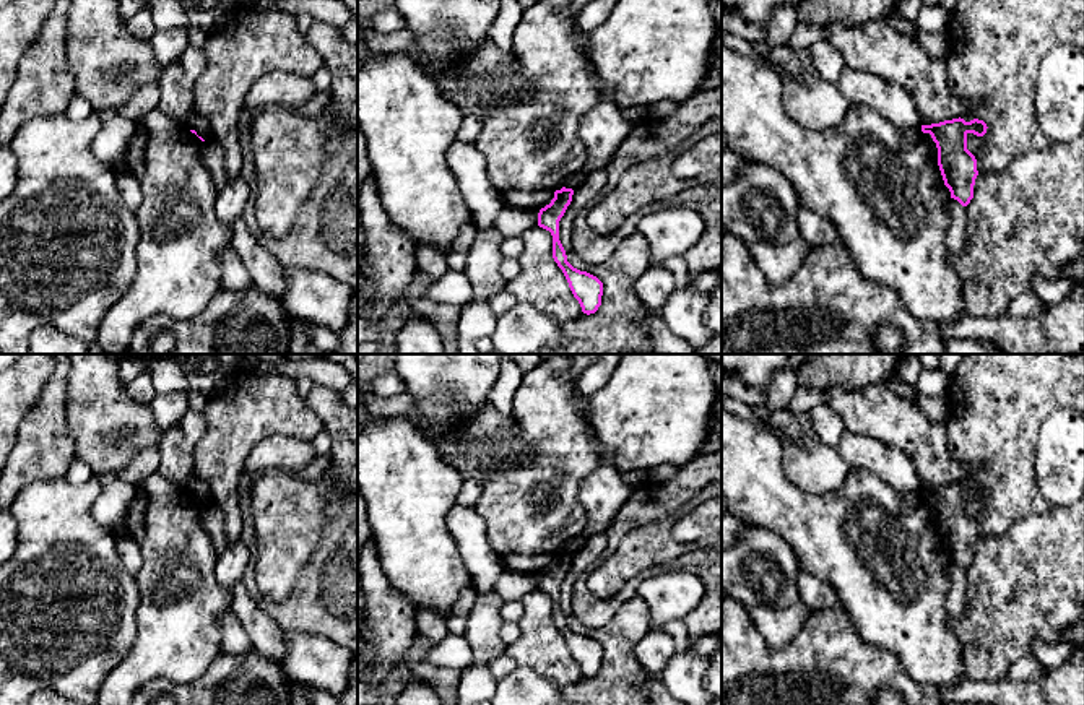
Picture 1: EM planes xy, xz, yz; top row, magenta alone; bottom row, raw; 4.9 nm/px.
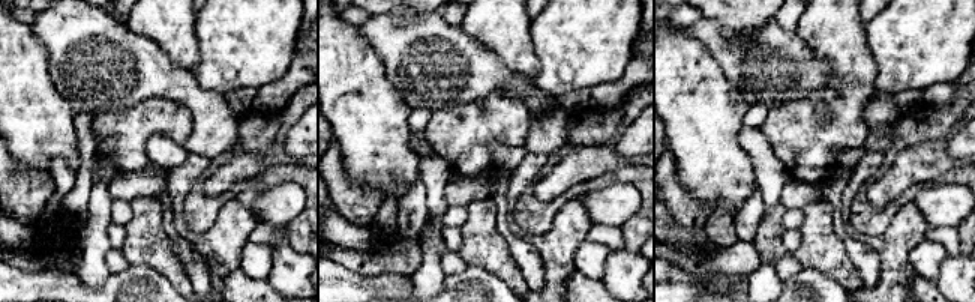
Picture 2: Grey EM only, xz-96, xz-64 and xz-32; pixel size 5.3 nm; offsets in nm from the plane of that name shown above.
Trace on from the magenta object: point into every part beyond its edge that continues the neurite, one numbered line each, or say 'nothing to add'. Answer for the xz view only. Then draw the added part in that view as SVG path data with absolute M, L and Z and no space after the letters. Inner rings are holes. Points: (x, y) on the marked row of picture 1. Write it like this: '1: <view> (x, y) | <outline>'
nothing to add

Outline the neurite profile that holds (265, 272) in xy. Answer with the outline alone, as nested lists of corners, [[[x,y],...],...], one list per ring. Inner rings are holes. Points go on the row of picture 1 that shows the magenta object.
[[[244,218],[236,219],[231,231],[231,247],[245,265],[252,279],[252,288],[283,304],[283,265],[255,239]]]

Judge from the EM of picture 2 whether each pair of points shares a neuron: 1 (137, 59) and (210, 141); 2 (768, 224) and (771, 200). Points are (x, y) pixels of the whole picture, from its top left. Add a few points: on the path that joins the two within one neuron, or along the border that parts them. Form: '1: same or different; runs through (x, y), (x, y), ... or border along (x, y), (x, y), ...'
1: same; runs through (161, 77), (174, 83), (209, 117)
2: different; border along (779, 203), (767, 209)

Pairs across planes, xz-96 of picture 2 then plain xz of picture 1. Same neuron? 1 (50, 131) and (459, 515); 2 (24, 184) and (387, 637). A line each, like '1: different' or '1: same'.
1: different
2: same

